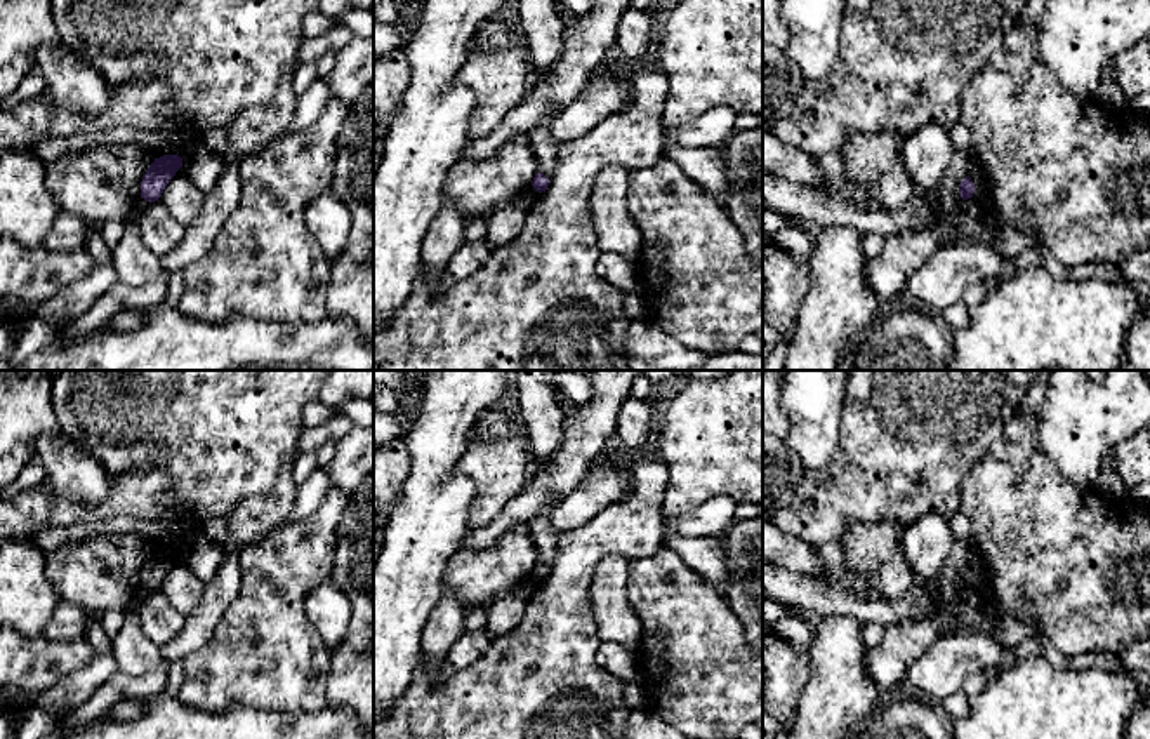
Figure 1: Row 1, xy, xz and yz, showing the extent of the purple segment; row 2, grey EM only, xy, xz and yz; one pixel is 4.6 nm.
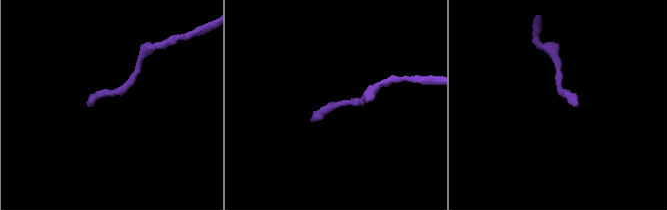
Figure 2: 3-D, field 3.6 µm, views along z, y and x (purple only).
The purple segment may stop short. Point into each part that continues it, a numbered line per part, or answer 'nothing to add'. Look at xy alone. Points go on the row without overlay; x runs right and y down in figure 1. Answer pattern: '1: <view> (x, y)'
nothing to add

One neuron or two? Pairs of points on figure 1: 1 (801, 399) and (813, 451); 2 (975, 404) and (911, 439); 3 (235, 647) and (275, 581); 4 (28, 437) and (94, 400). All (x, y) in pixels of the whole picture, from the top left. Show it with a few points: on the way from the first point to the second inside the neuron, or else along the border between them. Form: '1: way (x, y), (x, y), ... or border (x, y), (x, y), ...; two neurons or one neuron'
1: way (813, 411), (813, 439); one neuron
2: way (959, 404), (945, 404), (926, 423); one neuron
3: way (251, 632), (268, 614), (271, 597); one neuron
4: border (51, 388), (51, 406), (56, 425), (61, 430); two neurons

